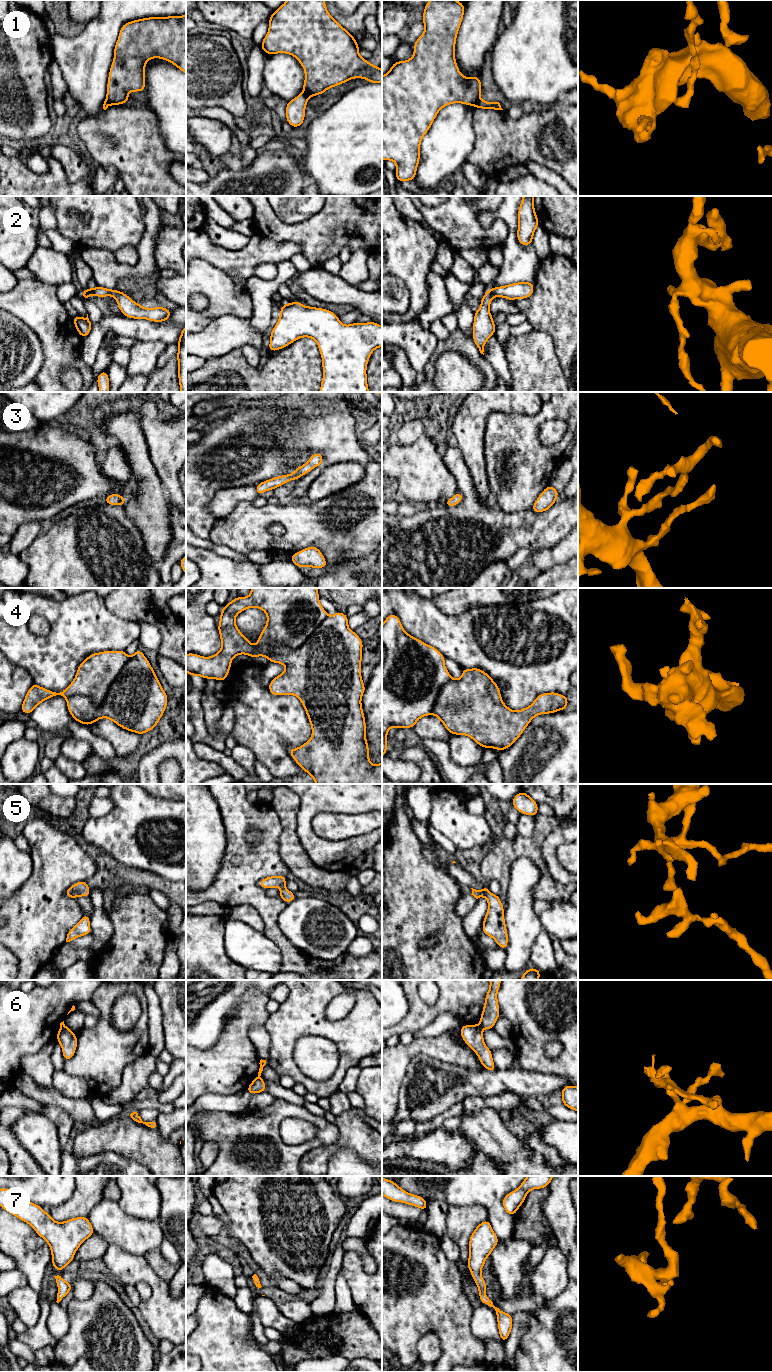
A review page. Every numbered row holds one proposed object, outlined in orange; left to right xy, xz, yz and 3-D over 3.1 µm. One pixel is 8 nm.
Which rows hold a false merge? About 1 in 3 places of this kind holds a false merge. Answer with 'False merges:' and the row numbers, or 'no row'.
False merges: 1, 2, 4, 6

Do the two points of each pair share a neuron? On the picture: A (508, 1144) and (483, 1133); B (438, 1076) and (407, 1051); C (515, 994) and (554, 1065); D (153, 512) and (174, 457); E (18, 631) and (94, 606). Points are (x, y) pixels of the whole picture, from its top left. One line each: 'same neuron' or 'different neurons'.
A: same neuron
B: different neurons
C: same neuron
D: different neurons
E: same neuron

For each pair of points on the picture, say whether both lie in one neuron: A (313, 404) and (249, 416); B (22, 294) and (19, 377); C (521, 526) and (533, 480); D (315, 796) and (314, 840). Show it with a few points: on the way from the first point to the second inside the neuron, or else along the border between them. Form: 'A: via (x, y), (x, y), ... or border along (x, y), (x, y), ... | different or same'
A: border along (290, 402), (300, 404), (305, 408) | different
B: border along (30, 328), (40, 341), (41, 350) | different
C: border along (529, 509), (513, 512), (501, 510) | different
D: via (309, 807), (306, 813), (306, 829) | same

